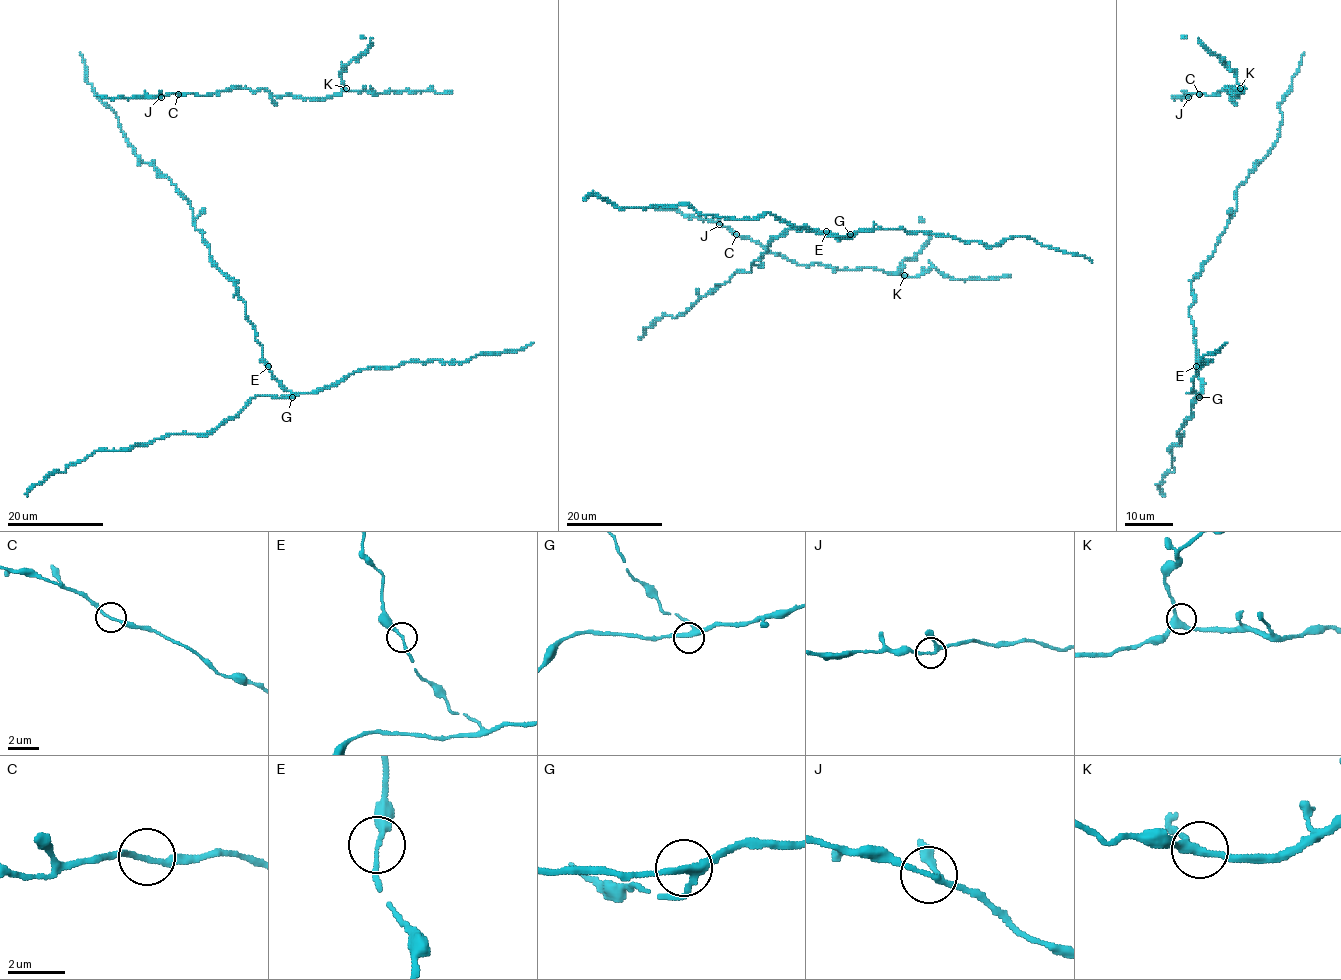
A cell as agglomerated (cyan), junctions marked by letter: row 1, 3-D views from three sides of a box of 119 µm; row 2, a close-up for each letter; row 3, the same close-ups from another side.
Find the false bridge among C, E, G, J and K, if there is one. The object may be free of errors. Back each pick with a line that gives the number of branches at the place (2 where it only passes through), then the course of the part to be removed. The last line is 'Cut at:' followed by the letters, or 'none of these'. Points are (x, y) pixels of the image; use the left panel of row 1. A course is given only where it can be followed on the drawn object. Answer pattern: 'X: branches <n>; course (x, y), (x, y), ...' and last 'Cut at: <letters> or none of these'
Cut at: none of these

